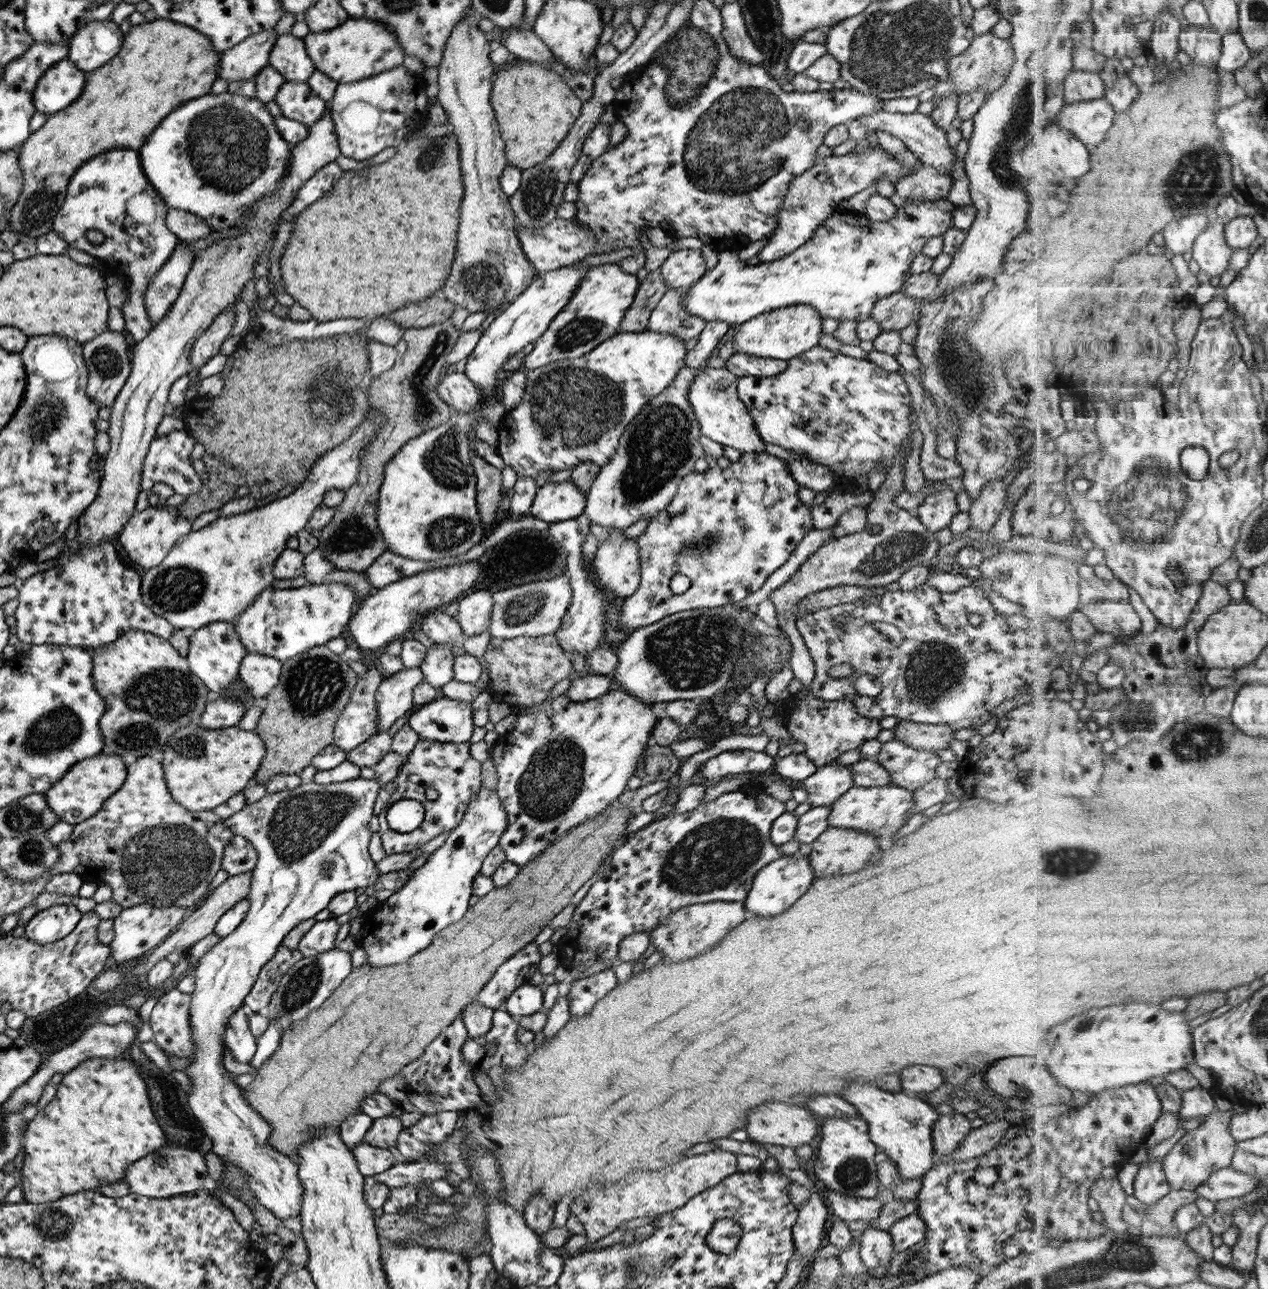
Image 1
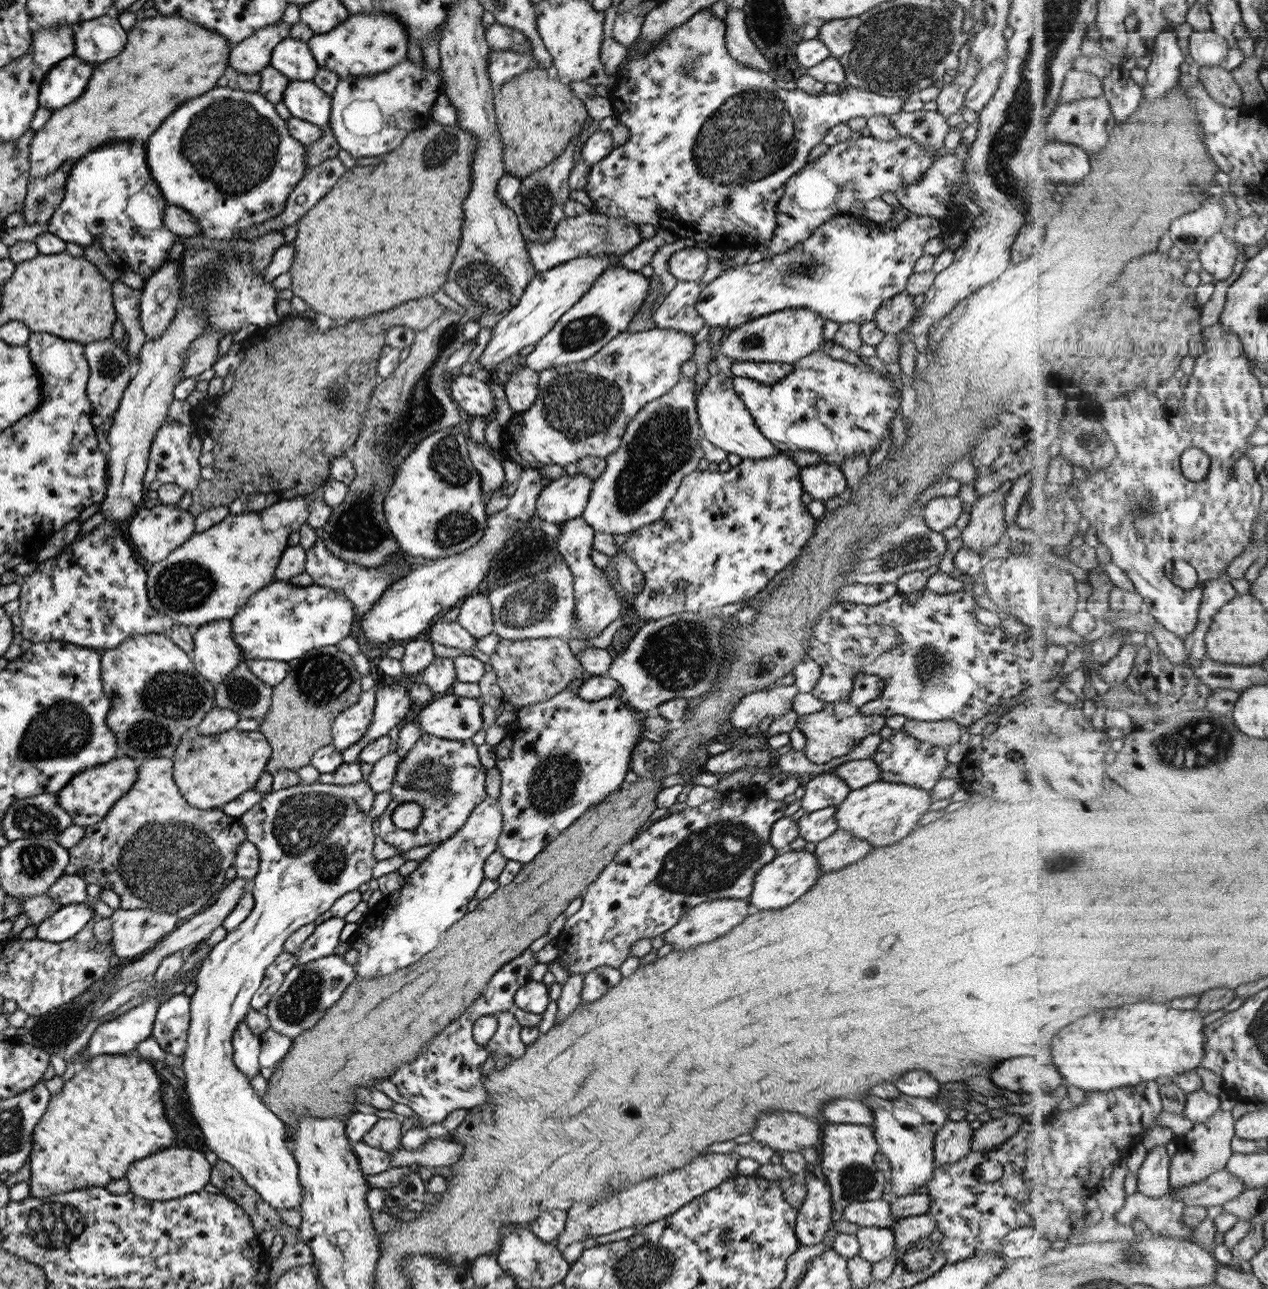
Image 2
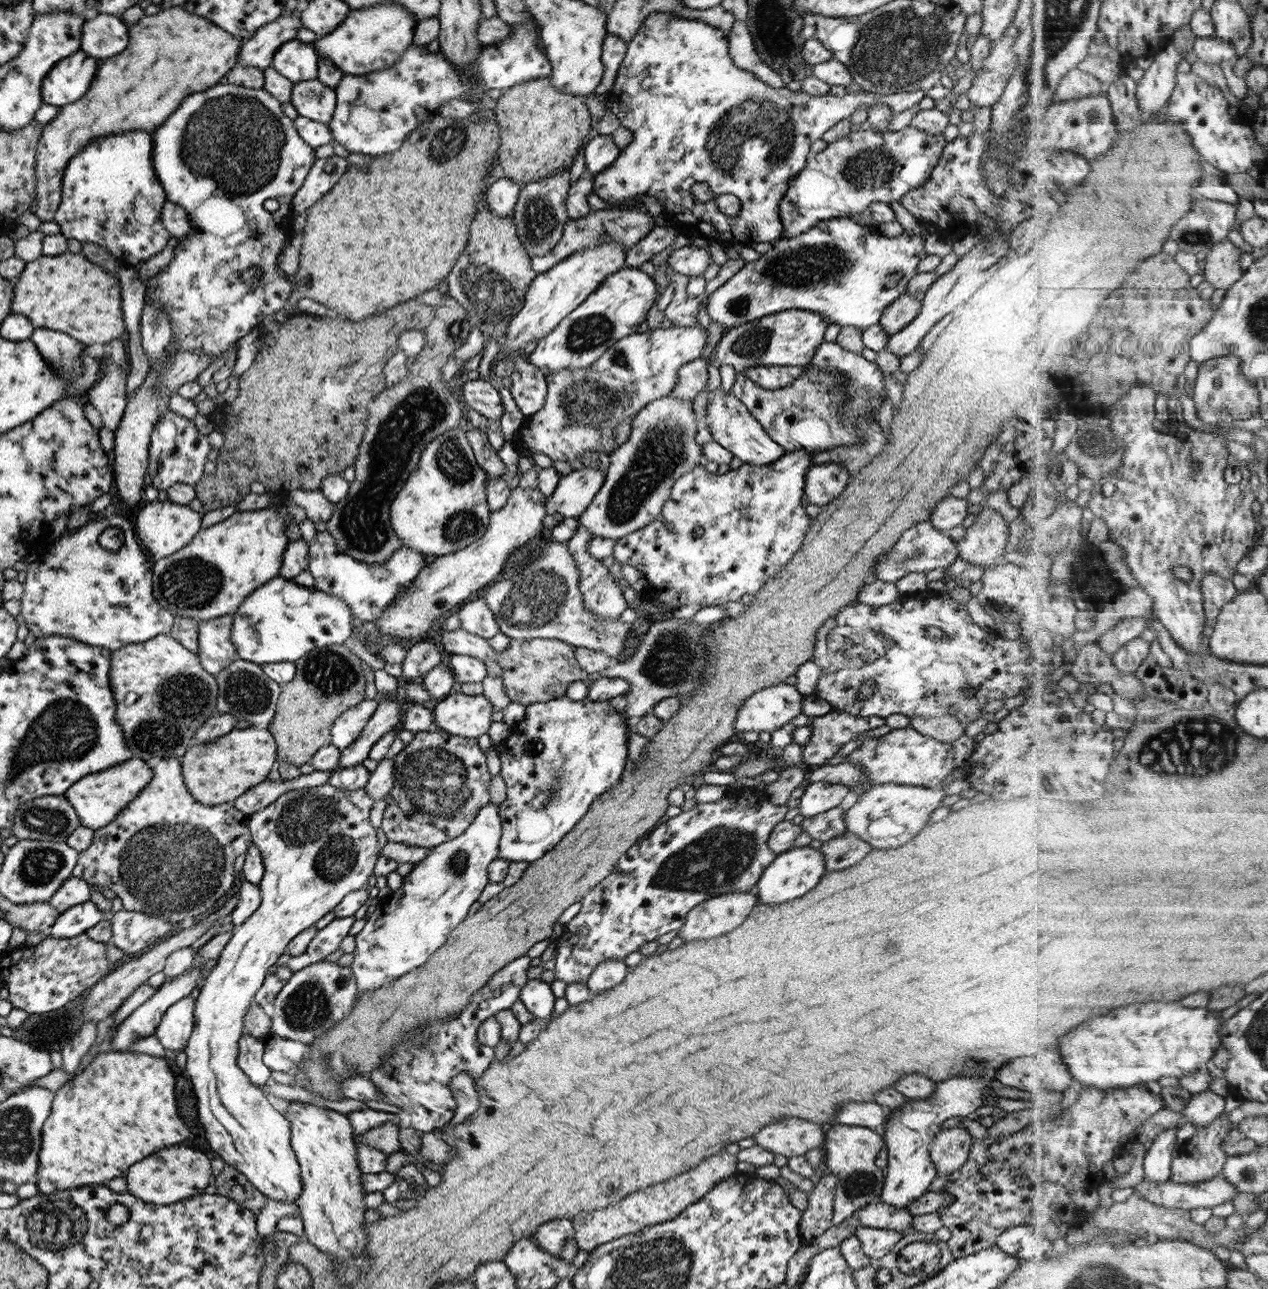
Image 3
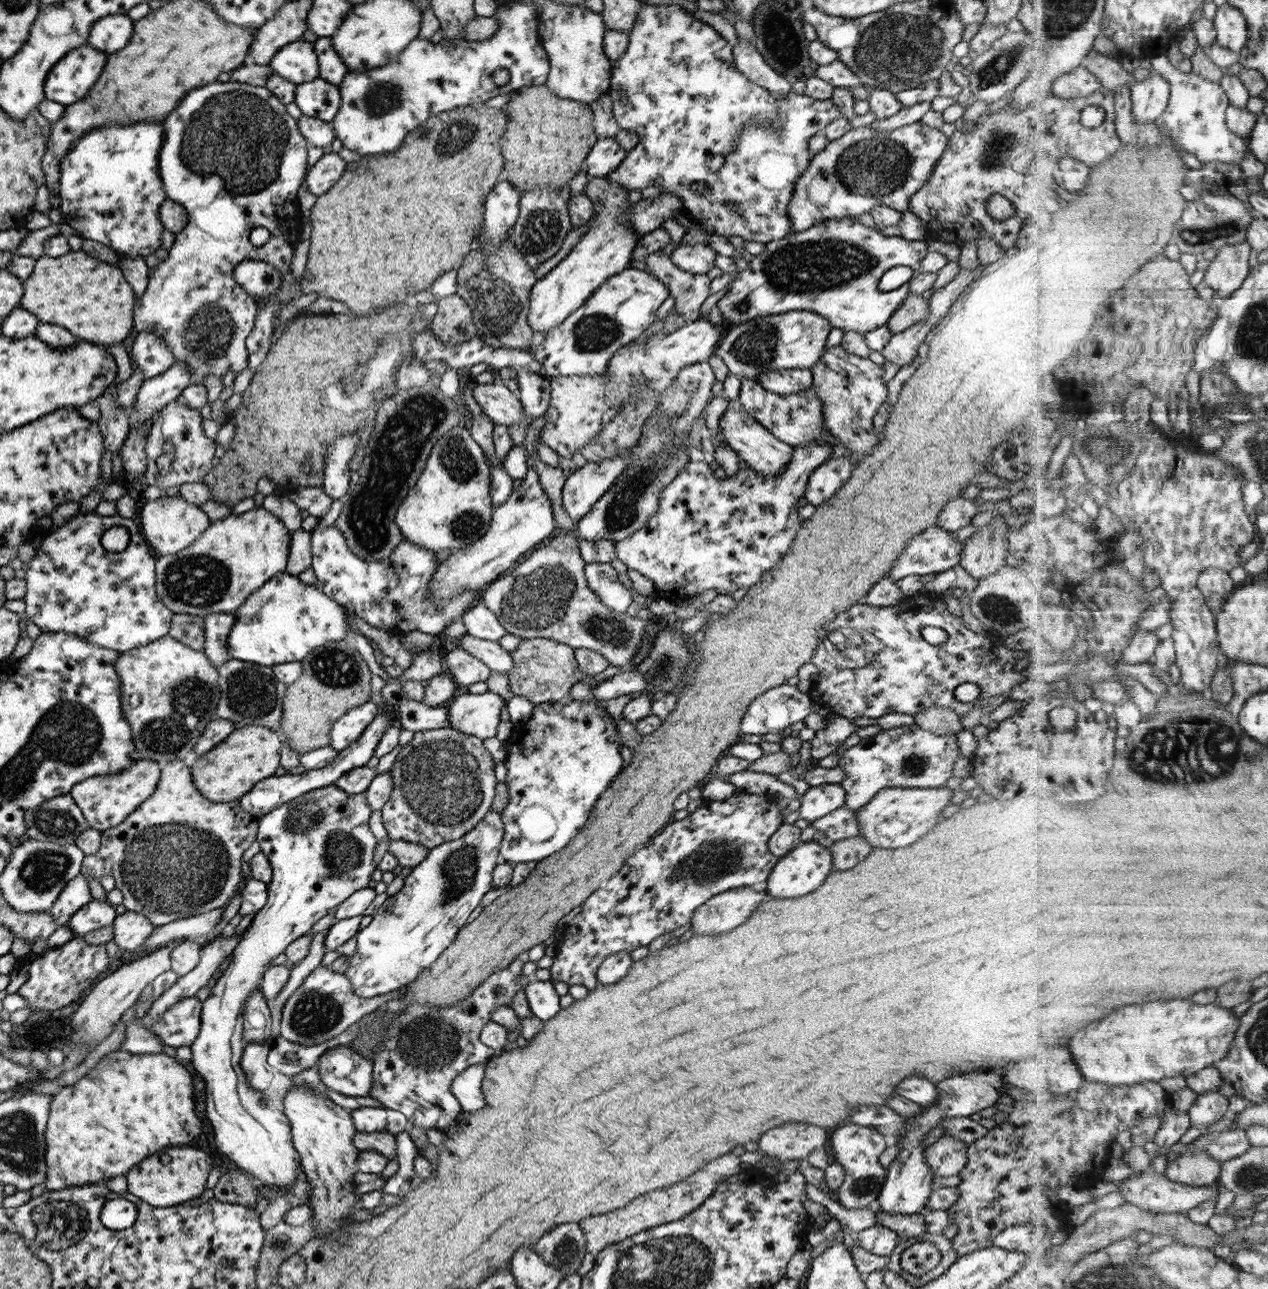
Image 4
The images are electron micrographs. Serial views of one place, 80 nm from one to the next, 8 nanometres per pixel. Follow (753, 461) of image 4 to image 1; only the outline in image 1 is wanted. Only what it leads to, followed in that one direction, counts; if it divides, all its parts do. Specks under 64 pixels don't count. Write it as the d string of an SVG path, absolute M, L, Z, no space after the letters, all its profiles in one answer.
M707 366L695 373L694 379L688 384L687 400L701 434L722 447L735 448L740 453L763 452L765 444L757 437L752 417L736 396L736 376L724 366L720 369Z

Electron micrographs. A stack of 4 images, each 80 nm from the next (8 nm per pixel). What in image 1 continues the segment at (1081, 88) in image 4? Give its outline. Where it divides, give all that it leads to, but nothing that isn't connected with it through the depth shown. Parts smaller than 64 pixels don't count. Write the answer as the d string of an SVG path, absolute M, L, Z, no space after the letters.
M1073 69L1063 85L1064 97L1068 104L1106 96L1106 86L1100 73Z

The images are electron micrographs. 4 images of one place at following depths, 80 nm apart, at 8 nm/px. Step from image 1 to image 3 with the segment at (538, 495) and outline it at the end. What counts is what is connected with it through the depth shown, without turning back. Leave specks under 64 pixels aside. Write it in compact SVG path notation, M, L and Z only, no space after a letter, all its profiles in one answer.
M583 467L561 476L544 502L546 515L553 516L558 512L562 518L576 519L588 507L605 475L606 469Z

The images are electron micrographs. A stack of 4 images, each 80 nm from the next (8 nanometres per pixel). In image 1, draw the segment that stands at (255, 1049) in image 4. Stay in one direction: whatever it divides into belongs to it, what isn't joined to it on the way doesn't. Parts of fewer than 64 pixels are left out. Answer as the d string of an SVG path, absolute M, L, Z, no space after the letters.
M243 1004L233 1011L226 1020L222 1039L231 1056L241 1064L248 1064L255 1052L255 1036L250 1033L247 1022L247 1010Z

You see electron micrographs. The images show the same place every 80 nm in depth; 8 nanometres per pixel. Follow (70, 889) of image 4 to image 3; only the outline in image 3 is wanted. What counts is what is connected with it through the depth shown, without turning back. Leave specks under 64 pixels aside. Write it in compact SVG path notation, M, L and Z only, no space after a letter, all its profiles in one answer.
M69 876L52 892L48 904L57 914L61 914L71 906L91 900L90 887L81 878Z

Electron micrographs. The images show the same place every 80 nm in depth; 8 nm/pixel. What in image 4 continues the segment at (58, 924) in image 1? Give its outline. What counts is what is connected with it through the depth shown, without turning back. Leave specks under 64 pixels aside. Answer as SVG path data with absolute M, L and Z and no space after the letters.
M91 899L83 908L75 912L73 918L69 918L66 926L77 935L84 935L86 932L111 926L115 919L115 908L106 900Z

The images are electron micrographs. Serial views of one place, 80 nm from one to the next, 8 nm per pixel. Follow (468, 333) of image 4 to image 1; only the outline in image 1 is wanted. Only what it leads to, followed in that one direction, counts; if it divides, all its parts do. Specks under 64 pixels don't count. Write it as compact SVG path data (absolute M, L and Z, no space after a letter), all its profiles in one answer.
M450 317L439 324L423 329L403 328L402 340L406 344L405 352L393 363L389 370L386 370L383 374L373 376L368 386L369 409L377 409L380 415L383 412L382 419L384 423L381 429L379 429L379 433L373 435L374 437L361 455L355 482L345 489L343 501L333 508L334 513L331 520L323 529L320 529L318 537L318 546L321 549L321 553L324 553L324 558L338 570L362 571L374 561L374 558L377 558L377 555L386 550L376 523L376 504L378 492L381 488L384 464L407 439L419 436L425 430L443 424L442 422L449 420L449 417L452 415L453 410L440 400L434 389L446 366L445 358L447 358L447 354L453 348L457 336L460 334L451 321Z

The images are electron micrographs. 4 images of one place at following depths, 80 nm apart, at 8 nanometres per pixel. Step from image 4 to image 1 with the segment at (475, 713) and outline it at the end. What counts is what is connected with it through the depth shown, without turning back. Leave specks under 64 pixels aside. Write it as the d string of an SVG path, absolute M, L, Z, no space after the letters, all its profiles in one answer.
M439 696L413 712L408 725L420 740L450 743L468 742L473 730L471 703Z

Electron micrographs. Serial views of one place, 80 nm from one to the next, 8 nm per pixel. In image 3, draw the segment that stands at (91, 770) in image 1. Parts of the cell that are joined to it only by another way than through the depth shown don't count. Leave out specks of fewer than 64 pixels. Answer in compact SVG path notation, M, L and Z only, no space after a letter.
M131 758L103 772L93 772L83 776L77 782L73 782L62 795L77 815L79 824L94 831L111 823L116 814L148 785L151 778L153 778L153 771L150 762Z

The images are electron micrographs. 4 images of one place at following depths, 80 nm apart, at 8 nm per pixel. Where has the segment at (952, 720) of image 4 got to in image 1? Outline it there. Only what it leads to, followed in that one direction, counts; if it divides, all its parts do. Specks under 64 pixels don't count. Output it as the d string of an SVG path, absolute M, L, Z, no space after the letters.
M901 720L892 731L894 740L903 740L911 748L935 751L947 748L954 735L946 724L919 724Z

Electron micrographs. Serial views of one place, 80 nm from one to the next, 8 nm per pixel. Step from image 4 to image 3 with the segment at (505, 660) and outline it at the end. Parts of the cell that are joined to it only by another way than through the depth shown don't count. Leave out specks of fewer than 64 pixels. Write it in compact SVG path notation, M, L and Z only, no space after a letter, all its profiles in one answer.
M463 628L457 630L443 630L439 636L441 646L447 653L467 655L481 662L497 664L499 652L493 651L487 645L487 640L466 632Z

